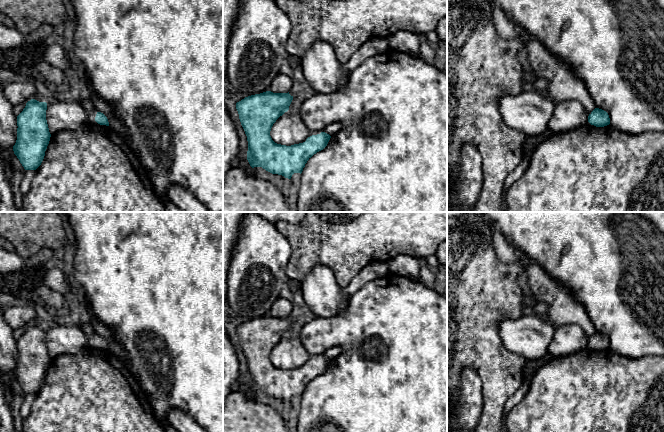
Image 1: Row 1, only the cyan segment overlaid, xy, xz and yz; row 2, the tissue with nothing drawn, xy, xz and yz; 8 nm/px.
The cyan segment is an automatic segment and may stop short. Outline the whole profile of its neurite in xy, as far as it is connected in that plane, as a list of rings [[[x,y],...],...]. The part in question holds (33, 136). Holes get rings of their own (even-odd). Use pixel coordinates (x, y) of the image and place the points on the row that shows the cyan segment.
[[[31,99],[17,116],[17,140],[13,151],[25,170],[36,170],[44,159],[51,137],[46,110],[46,102]]]

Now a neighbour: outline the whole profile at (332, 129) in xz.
[[[330,124],[330,125],[325,126],[322,132],[325,132],[329,134],[330,136],[333,136],[337,134],[339,131],[341,131],[342,128],[343,126],[340,124]]]

